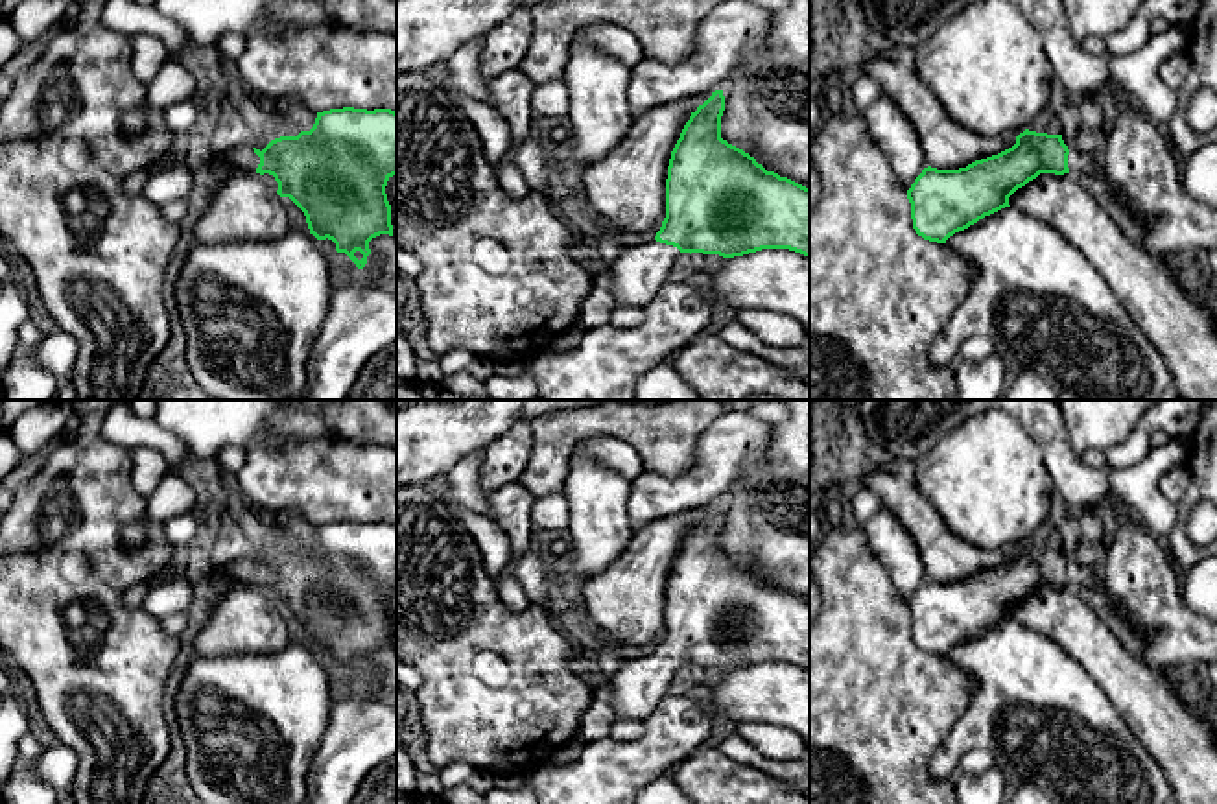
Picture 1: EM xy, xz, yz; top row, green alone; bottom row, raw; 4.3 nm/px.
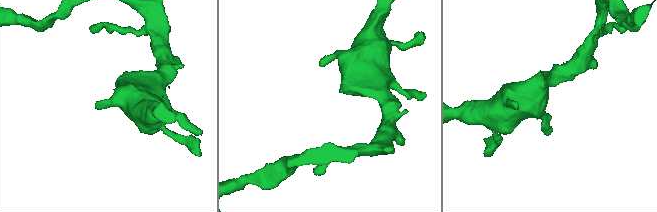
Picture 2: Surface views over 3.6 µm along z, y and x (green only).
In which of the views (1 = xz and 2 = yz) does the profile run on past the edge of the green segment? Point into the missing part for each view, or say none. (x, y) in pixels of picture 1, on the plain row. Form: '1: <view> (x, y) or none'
1: xz (640, 685)
2: yz (1079, 574)

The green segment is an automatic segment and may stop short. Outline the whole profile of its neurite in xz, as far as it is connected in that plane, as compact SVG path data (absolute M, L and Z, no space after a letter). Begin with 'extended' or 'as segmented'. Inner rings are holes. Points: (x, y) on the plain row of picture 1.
extended; M723 503L691 526L677 553L666 592L666 631L656 649L644 658L623 660L608 679L616 719L645 721L669 695L673 675L680 666L719 668L723 671L743 669L762 662L789 662L809 671L809 601L767 585L754 570L721 551L721 529L725 524Z

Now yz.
extended; M1025 542L1016 557L959 583L924 581L907 603L913 642L929 655L946 656L985 629L1009 618L1009 610L1040 586L1086 586L1099 583L1093 568L1069 562L1062 548Z

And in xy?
extended; M330 522L317 526L310 544L271 553L262 564L234 561L216 566L219 592L236 586L269 586L278 596L277 607L289 610L306 629L310 647L332 653L358 682L371 668L369 655L393 649L387 594L396 588L396 526L391 522Z

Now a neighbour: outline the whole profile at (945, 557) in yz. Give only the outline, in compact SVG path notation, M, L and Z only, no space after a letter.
M874 463L856 487L874 491L881 500L881 507L891 511L900 526L905 527L922 555L924 573L931 581L966 581L1016 557L1016 550L983 550L955 537L920 492L909 470L898 465Z

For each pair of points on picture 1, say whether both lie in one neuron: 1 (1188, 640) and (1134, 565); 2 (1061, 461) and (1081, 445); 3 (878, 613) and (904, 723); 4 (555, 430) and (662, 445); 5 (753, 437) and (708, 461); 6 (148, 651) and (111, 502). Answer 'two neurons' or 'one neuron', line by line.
1: one neuron
2: two neurons
3: one neuron
4: one neuron
5: one neuron
6: one neuron

